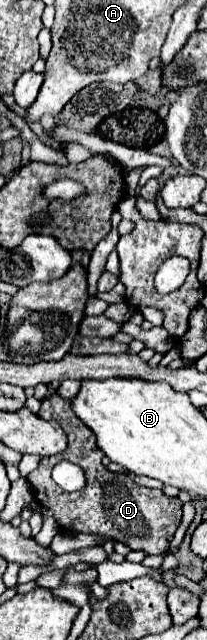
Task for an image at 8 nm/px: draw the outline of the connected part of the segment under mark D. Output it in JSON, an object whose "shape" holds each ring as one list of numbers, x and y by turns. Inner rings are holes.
{"shape":[[54,393,54,395,42,399,42,407,40,407,38,415,42,419,56,419,68,435,68,451,64,451,60,455,44,457,40,467,26,477,36,491,38,503,42,507,48,507,54,513,54,519,58,521,58,525,72,533,106,535,106,537,112,537,112,539,132,547,134,551,144,551,148,555,164,553,174,537,174,531,180,525,182,501,178,497,168,499,160,489,148,489,148,487,136,485,134,479,130,479,130,475,126,475,126,473,108,471,102,465,104,453,96,445,96,435,92,435,90,427,86,427,80,419,76,419,76,415,72,415,70,399,64,399,58,393],[64,459,80,465,86,471,88,485,82,491,66,493,52,481,52,477,50,477,52,467]]}

